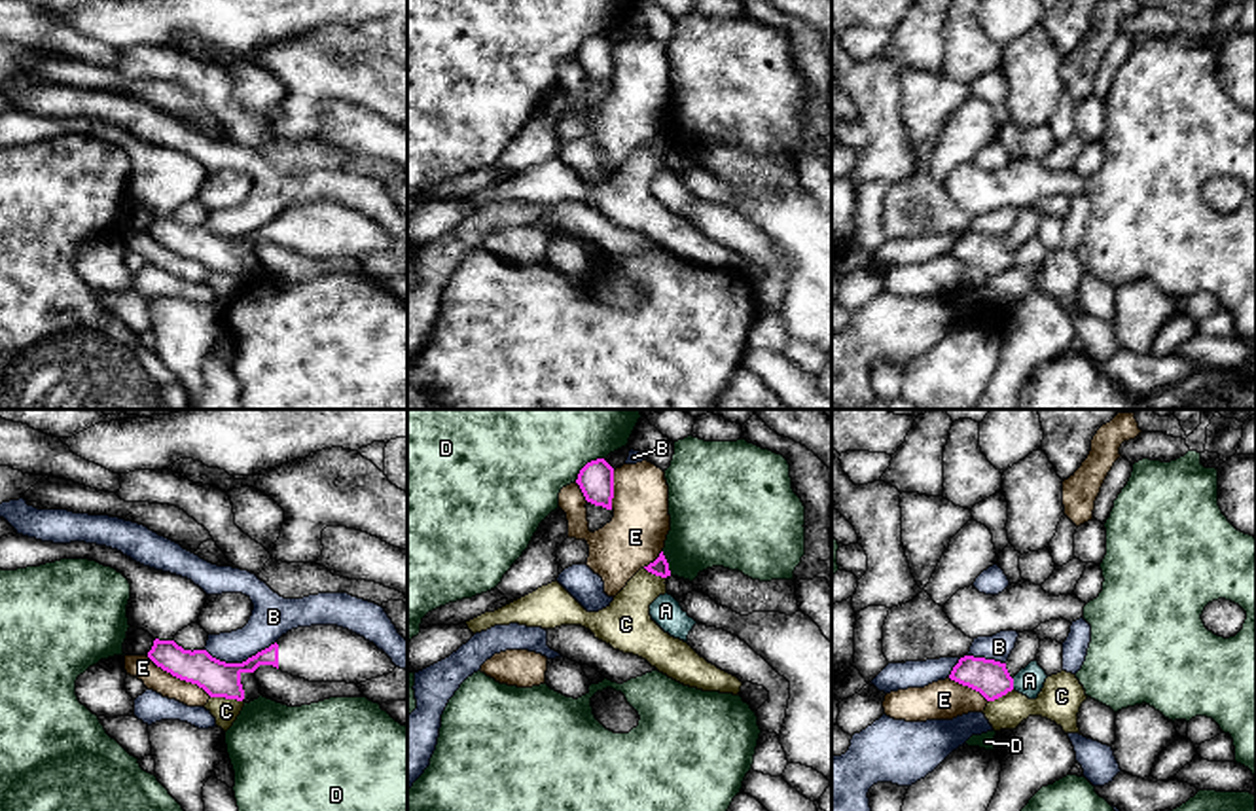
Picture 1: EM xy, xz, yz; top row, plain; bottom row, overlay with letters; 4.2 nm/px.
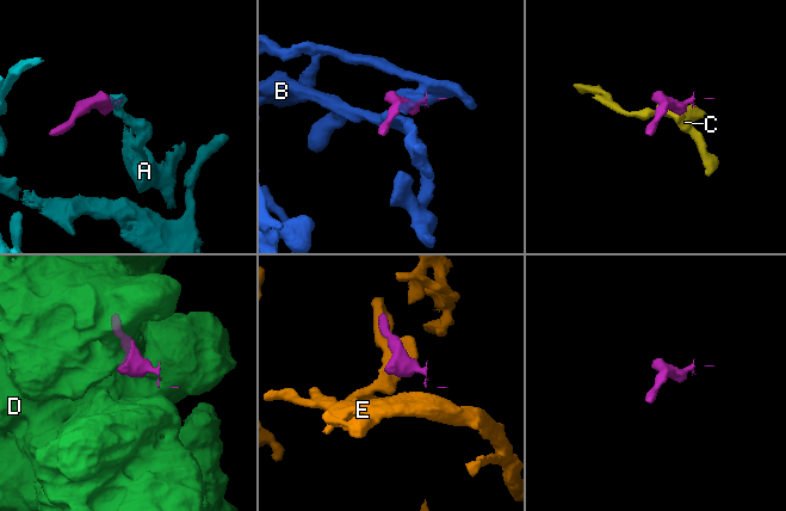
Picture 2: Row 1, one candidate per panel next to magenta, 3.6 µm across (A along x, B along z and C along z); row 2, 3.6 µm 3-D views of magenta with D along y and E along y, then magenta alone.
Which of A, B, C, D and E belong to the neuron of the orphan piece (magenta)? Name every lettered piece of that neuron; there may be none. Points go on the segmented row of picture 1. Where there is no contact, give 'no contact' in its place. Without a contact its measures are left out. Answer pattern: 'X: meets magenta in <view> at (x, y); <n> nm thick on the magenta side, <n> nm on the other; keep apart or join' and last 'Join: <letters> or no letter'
A: meets magenta in yz at (1012, 684); 160 nm thick on the magenta side, 120 nm on the other; keep apart
B: meets magenta in xy at (239, 664); 160 nm thick on the magenta side, 180 nm on the other; keep apart
C: meets magenta in xy at (226, 698); 160 nm thick on the magenta side, 110 nm on the other; keep apart
D: meets magenta in xz at (586, 465); 150 nm thick on the magenta side, 500 nm on the other; keep apart
E: meets magenta in xy at (179, 677); 160 nm thick on the magenta side, 100 nm on the other; keep apart
Join: no letter

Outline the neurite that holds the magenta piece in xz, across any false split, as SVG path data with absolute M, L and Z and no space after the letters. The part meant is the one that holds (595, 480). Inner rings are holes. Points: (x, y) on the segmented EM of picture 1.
M604 459L587 462L580 470L576 483L587 502L612 510L614 468Z

